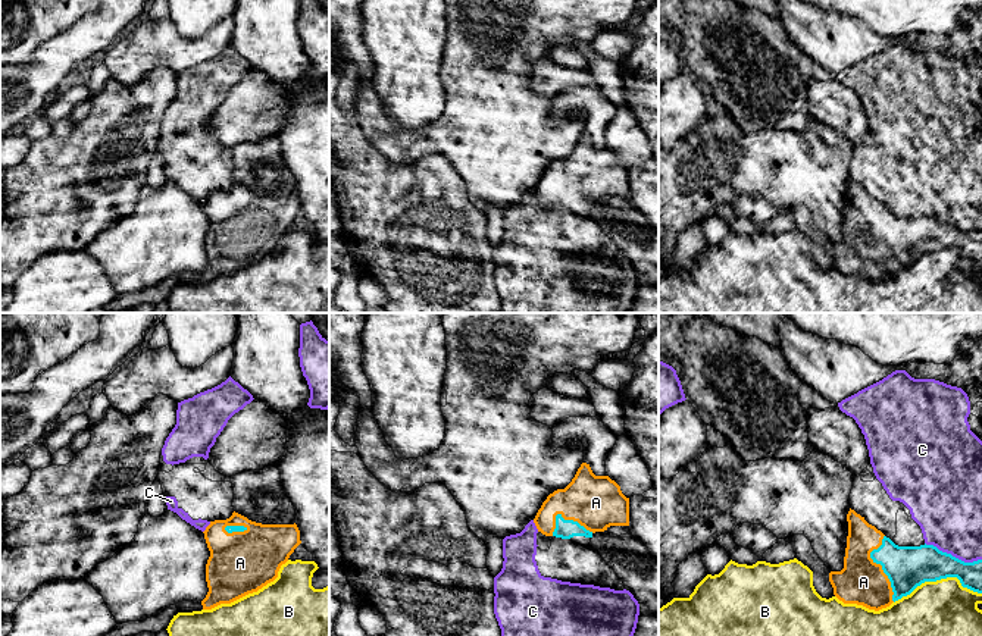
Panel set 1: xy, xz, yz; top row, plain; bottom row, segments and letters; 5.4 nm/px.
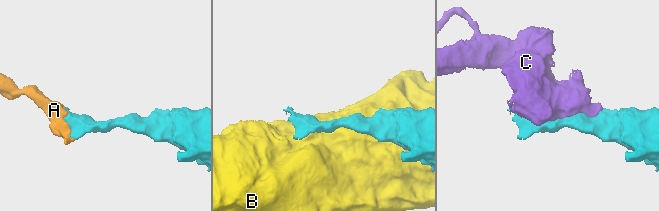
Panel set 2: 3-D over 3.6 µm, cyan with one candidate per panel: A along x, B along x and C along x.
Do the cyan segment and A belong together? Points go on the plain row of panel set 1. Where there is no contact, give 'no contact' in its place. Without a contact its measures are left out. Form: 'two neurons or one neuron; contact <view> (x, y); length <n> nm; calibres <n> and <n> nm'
one neuron; contact yz (882, 238); length 380 nm; calibres 240 and 260 nm

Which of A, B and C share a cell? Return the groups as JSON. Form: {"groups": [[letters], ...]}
{"groups": [["A"], ["B"], ["C"]]}

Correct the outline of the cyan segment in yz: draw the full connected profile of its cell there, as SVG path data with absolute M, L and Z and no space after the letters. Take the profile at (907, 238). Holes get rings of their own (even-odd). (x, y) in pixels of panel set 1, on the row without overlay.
M850 179L844 239L831 242L834 266L844 275L879 282L925 253L957 248L982 264L982 231L964 234L933 216L898 217Z

